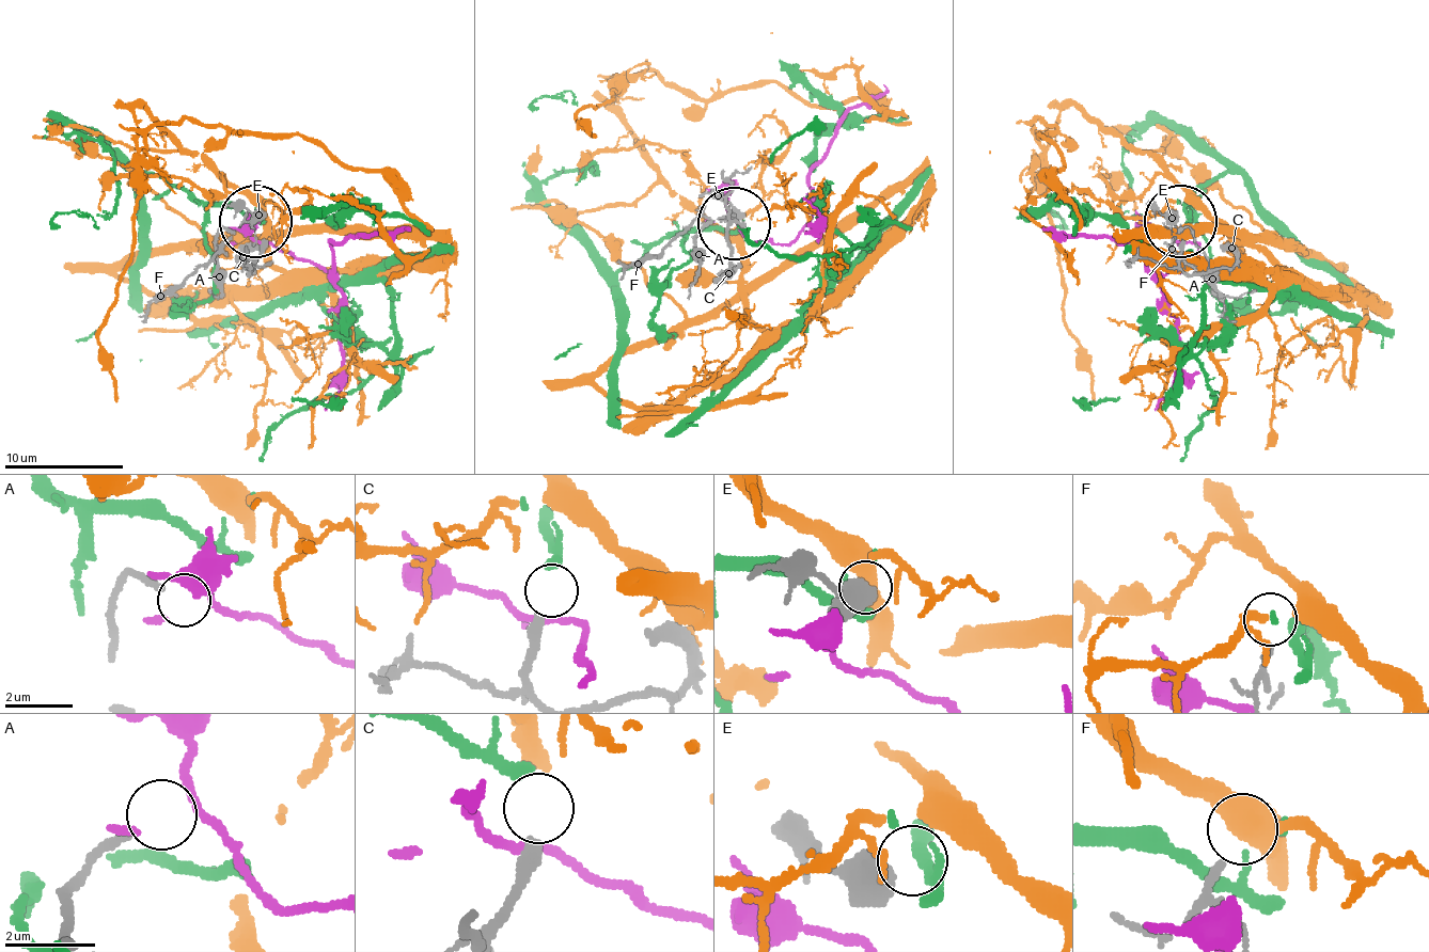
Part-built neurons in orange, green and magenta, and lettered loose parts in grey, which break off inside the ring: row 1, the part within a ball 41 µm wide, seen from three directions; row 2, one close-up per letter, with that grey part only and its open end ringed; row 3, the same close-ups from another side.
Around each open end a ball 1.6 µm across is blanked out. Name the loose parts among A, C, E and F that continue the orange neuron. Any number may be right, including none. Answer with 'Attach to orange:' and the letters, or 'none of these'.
Attach to orange: F

